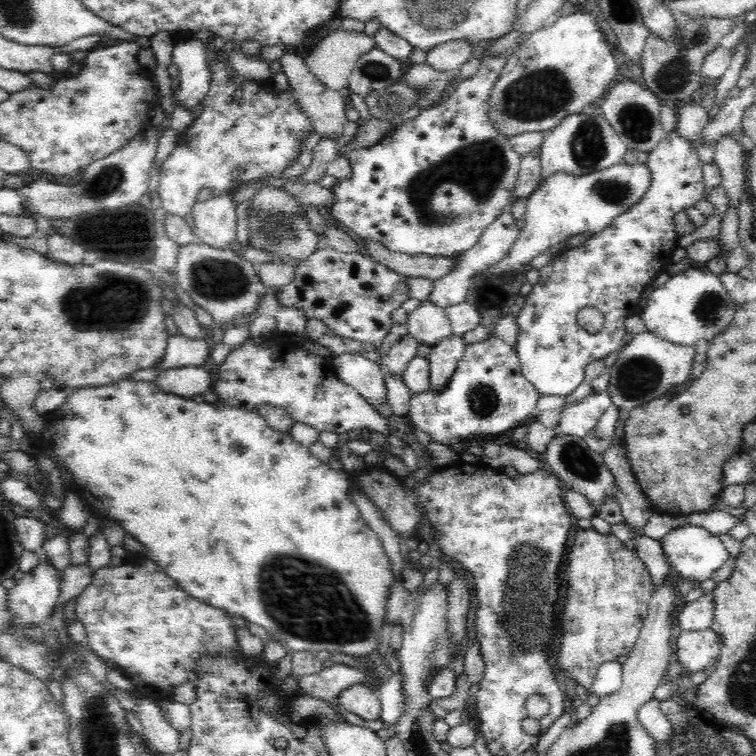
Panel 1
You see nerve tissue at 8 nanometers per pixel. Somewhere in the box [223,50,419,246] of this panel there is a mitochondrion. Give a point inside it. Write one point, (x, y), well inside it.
(376, 71)

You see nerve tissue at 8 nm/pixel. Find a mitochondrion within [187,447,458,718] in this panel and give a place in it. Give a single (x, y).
(329, 611)

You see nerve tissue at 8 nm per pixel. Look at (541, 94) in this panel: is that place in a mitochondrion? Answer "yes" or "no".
yes

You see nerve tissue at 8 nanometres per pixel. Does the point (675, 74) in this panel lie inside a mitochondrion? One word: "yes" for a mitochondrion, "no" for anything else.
yes

